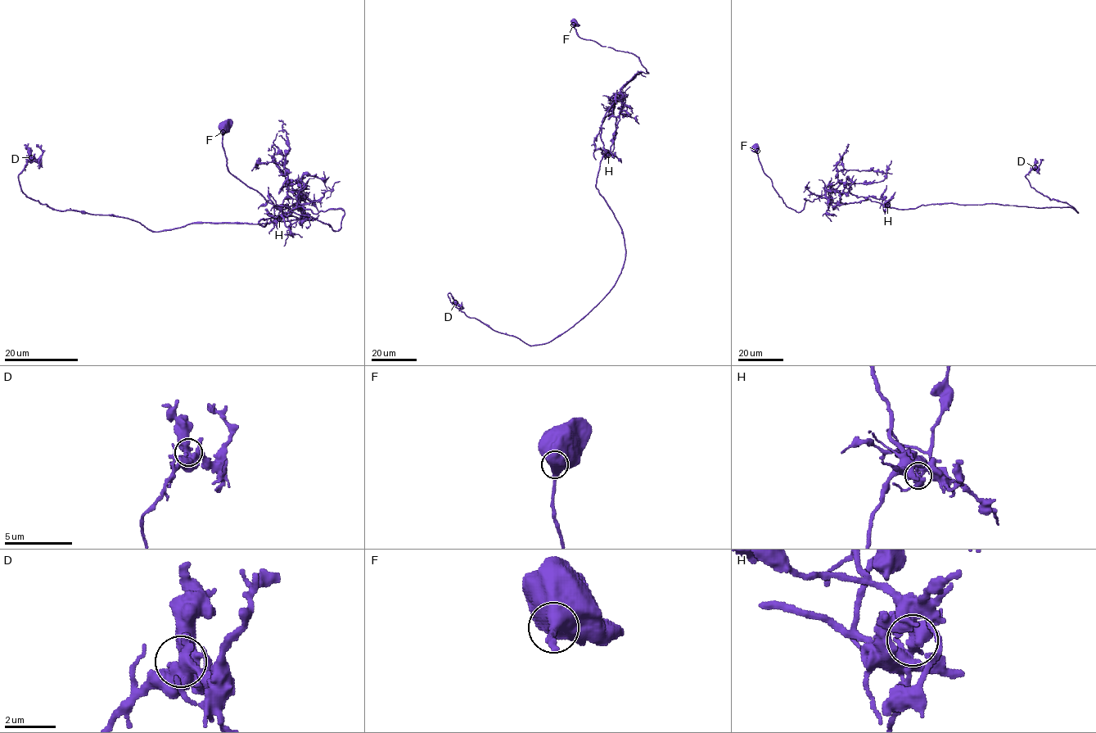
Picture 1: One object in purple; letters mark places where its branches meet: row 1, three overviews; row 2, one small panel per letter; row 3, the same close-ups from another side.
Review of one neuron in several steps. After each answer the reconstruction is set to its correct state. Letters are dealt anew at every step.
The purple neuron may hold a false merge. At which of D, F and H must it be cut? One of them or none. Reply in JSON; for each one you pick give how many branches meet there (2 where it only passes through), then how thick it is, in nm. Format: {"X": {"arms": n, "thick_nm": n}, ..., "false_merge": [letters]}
{"H": {"arms": 3, "thick_nm": 440}, "false_merge": ["H"]}

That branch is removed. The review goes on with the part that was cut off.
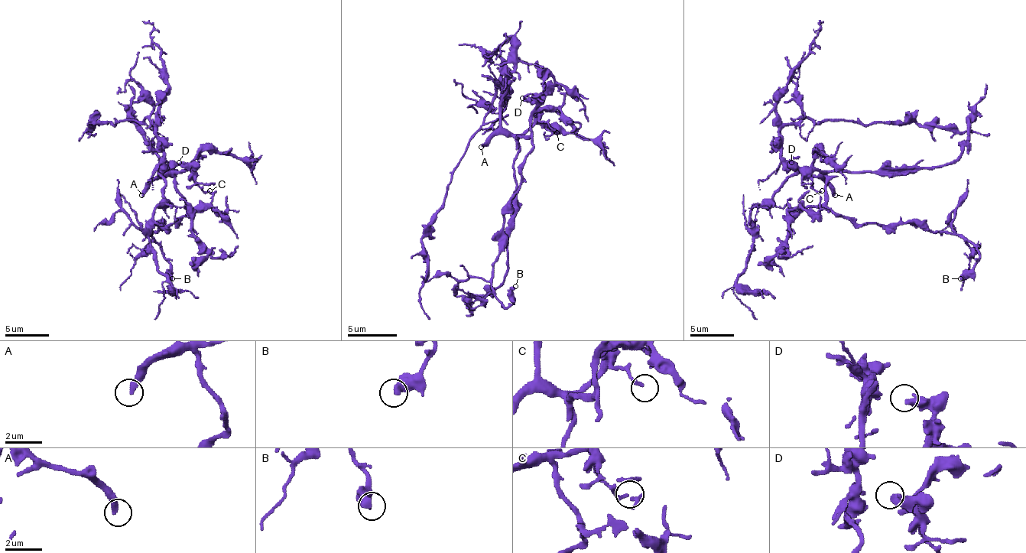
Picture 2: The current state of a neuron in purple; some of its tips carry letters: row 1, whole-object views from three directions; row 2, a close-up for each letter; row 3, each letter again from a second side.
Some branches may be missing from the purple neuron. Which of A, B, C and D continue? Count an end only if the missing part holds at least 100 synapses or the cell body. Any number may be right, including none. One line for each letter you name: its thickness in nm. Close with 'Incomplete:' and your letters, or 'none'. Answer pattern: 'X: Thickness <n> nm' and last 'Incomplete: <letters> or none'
A: Thickness 360 nm
Incomplete: A

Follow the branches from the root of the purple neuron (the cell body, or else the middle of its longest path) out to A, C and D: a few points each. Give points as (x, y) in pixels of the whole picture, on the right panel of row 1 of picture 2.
A: (797, 169), (804, 174), (817, 175), (835, 195)
C: (797, 169), (813, 175), (824, 174), (822, 171), (815, 171), (810, 175), (813, 187), (817, 190), (822, 190)
D: (797, 169), (813, 175), (824, 174), (817, 169), (802, 169), (791, 162)

